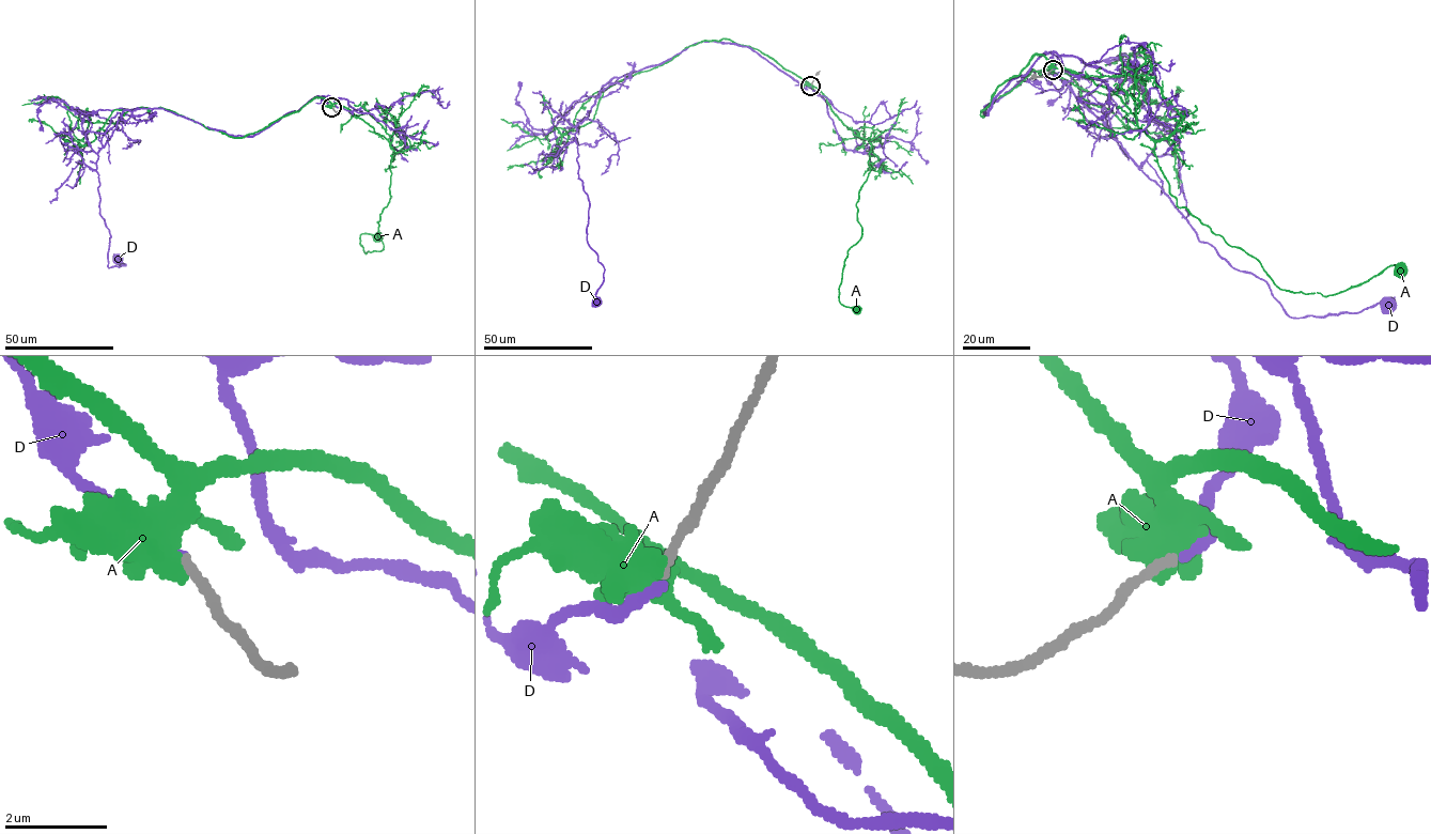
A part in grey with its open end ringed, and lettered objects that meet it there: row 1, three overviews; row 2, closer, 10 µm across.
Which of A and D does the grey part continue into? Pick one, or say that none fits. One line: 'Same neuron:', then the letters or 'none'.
Same neuron: D

